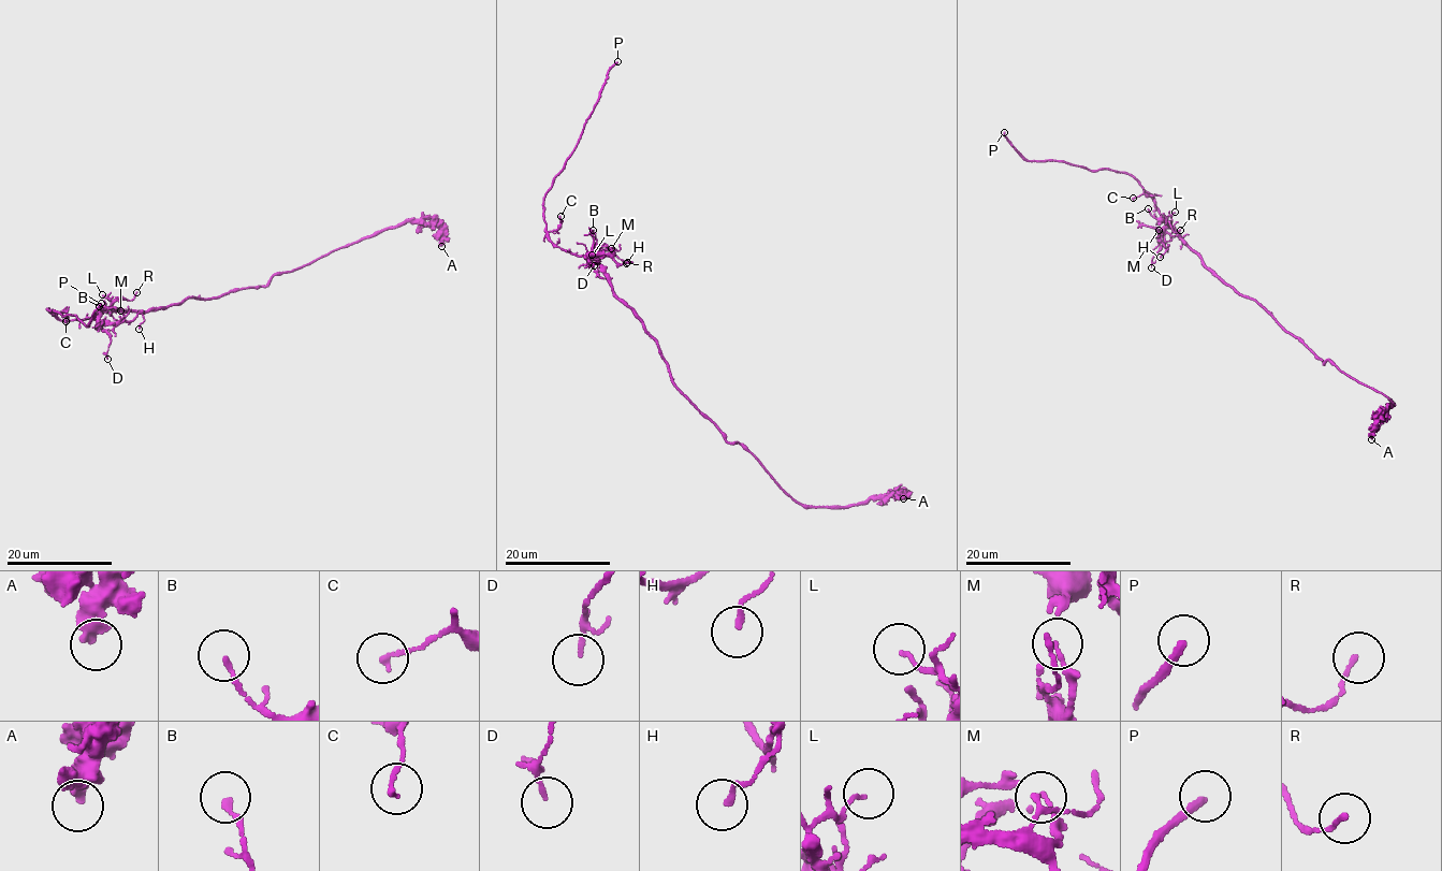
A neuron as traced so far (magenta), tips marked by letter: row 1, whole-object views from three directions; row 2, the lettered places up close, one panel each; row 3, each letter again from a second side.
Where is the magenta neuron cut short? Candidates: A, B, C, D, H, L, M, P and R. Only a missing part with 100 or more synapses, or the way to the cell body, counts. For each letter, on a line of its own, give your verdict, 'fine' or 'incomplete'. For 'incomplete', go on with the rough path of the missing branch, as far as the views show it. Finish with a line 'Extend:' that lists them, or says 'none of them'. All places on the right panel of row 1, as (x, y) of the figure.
A: fine
B: fine
C: fine
D: fine
H: fine
L: fine
M: fine
P: incomplete; missing branch runs (1004, 132), (1006, 98), (991, 69)
R: fine
Extend: P

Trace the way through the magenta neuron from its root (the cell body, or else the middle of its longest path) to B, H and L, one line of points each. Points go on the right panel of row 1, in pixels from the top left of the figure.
B: (1234, 291), (1148, 208)
H: (1234, 291), (1213, 275), (1170, 228), (1164, 229), (1160, 235), (1159, 241), (1168, 248), (1160, 257)
L: (1234, 291), (1213, 275), (1196, 252), (1183, 244), (1166, 217), (1175, 212)

